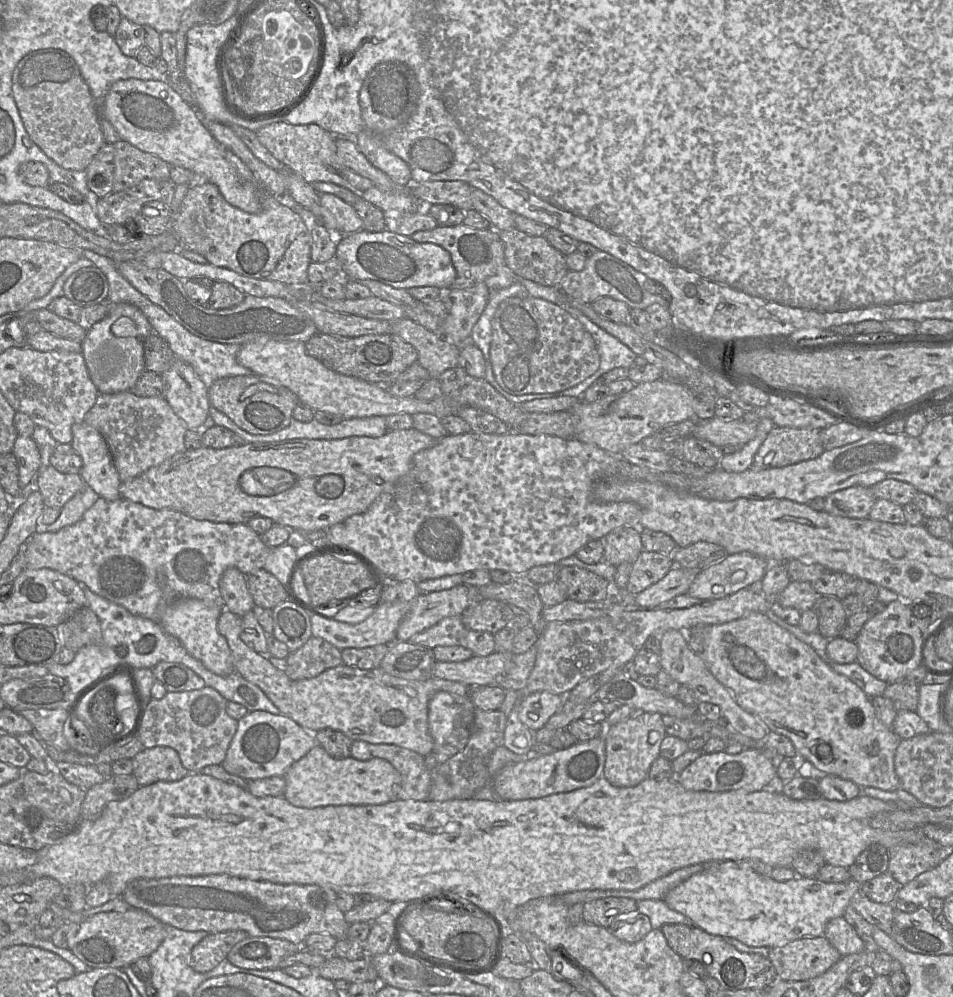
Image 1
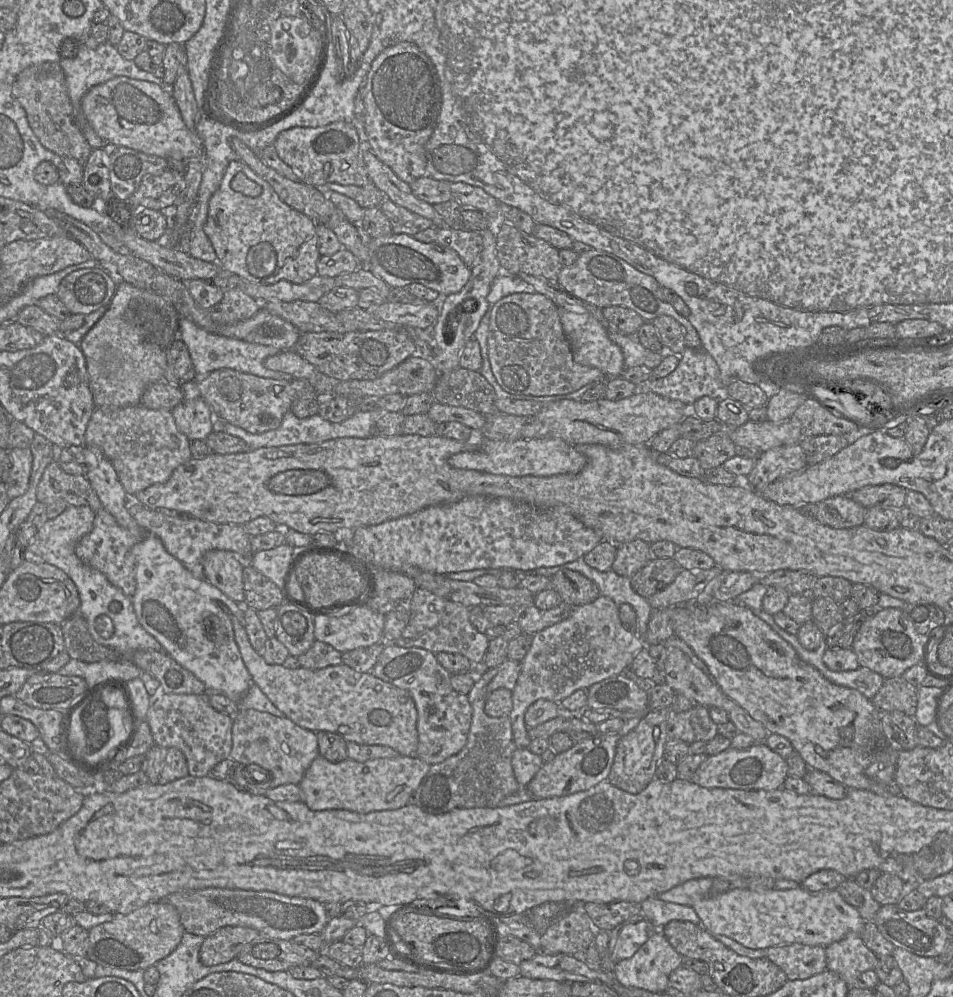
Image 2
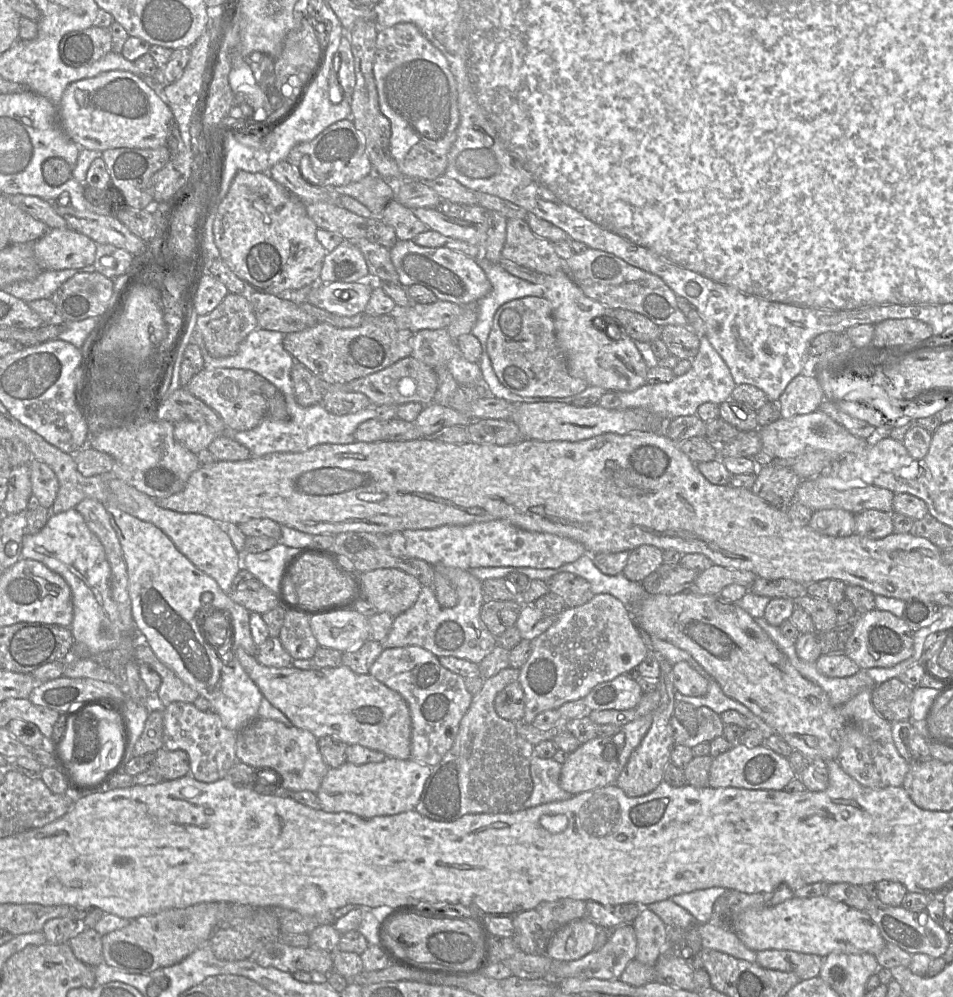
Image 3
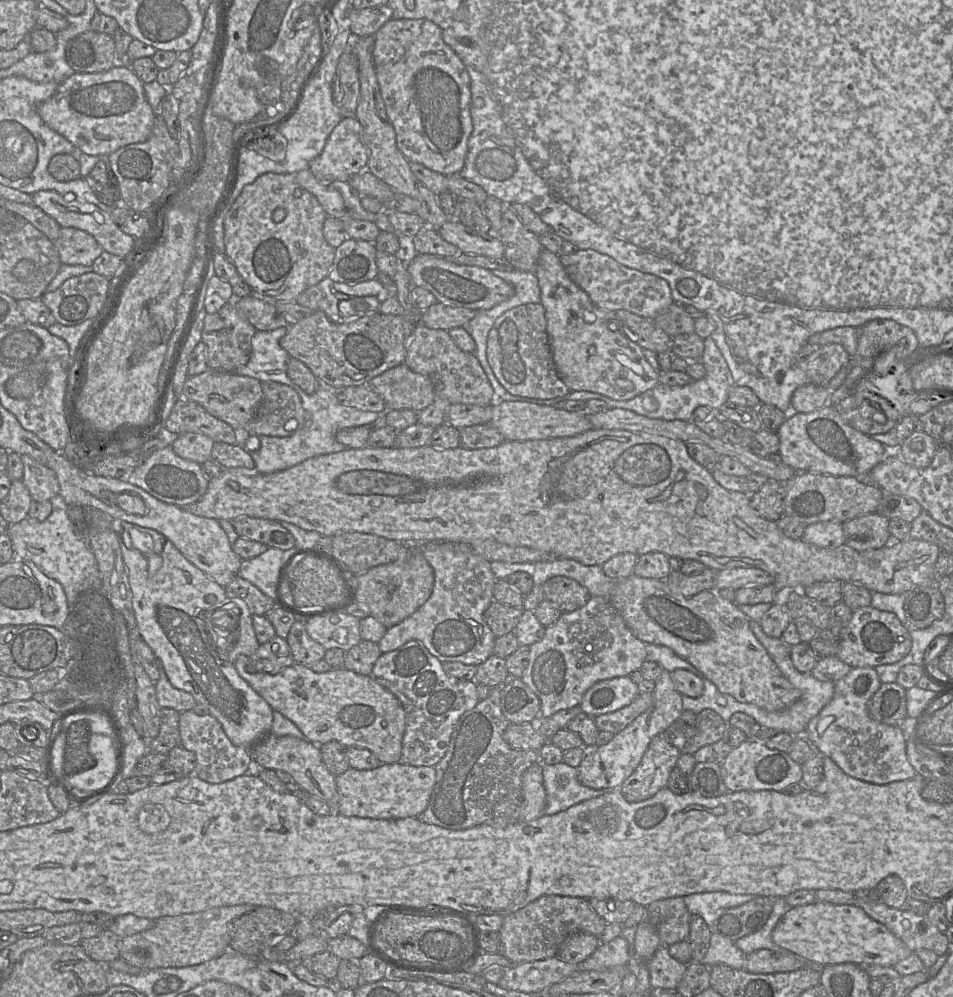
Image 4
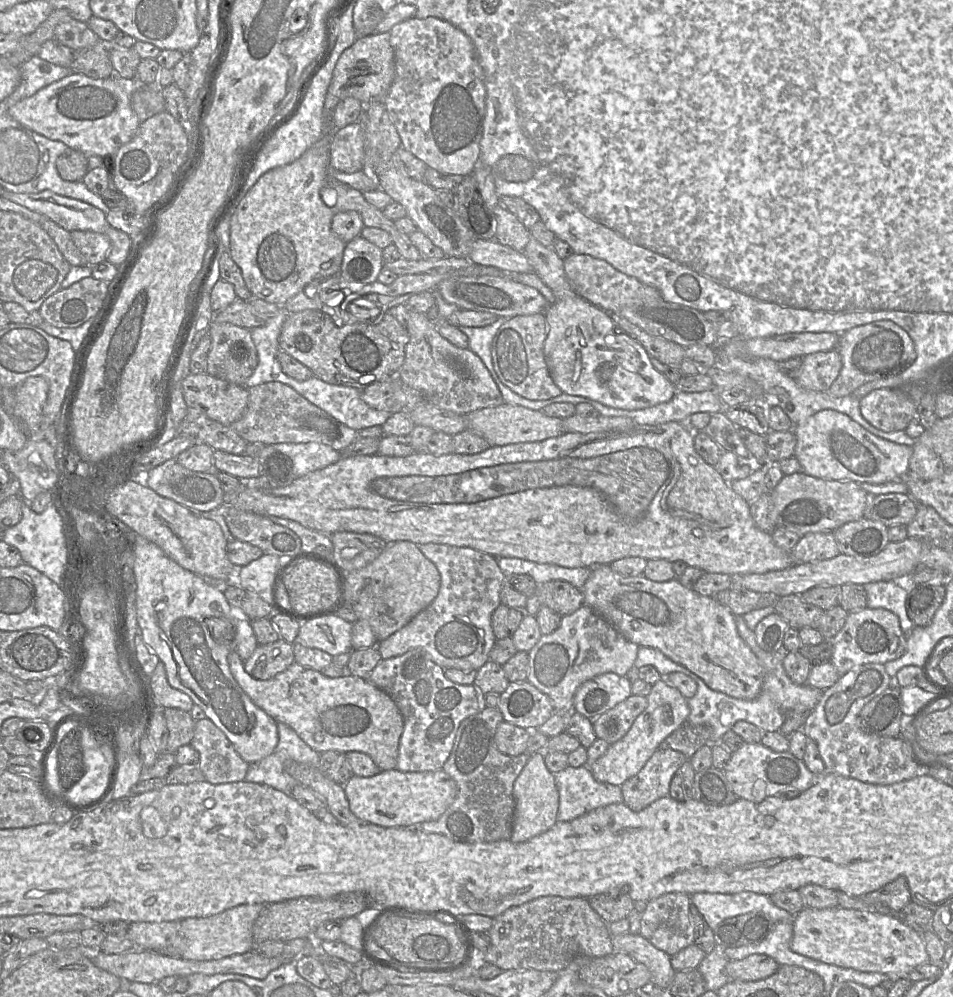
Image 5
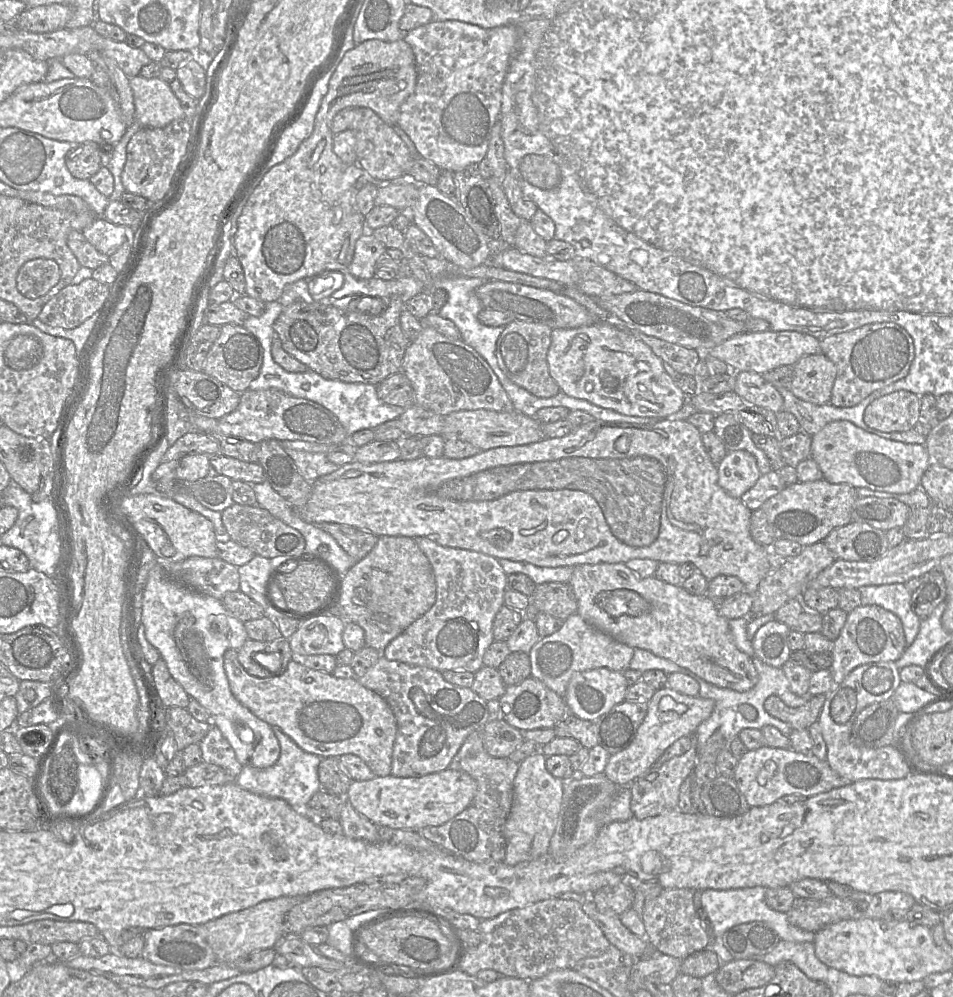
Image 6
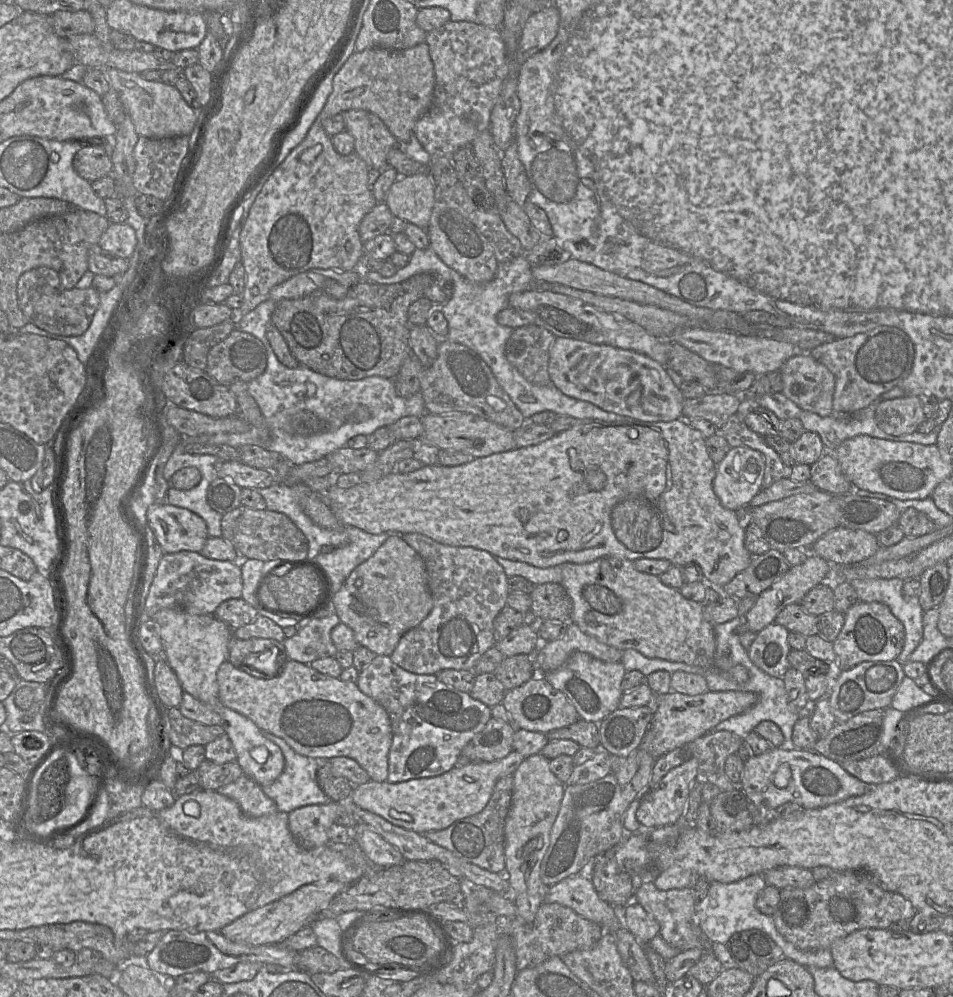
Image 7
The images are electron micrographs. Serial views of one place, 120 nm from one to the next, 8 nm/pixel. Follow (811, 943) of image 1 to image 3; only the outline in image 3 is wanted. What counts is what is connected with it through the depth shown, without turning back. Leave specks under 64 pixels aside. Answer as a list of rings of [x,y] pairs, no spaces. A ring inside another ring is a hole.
[[[768,949],[757,952],[756,963],[766,969],[791,972],[800,980],[819,976],[823,958],[791,950]]]

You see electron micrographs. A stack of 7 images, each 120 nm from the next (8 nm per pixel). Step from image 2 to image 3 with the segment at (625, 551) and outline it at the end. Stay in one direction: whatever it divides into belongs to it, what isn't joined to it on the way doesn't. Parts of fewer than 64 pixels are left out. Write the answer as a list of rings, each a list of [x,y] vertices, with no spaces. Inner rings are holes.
[[[639,546],[630,551],[622,574],[631,581],[641,583],[664,563],[662,554],[663,550],[655,546]]]

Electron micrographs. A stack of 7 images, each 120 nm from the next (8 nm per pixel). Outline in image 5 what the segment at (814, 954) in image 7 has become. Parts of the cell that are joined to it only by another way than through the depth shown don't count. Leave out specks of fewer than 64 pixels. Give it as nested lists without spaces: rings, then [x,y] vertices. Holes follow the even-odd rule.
[[[699,892],[690,895],[705,921],[714,930],[723,920],[749,912],[763,912],[773,922],[792,921],[794,916],[776,906],[770,896],[754,892],[736,894]]]

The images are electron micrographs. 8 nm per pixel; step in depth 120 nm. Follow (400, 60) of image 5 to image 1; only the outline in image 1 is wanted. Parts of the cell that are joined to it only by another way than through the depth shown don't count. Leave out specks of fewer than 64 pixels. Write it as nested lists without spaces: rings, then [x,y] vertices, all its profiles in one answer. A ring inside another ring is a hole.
[[[398,61],[376,65],[368,73],[360,90],[359,104],[365,128],[353,139],[371,164],[386,173],[399,188],[411,188],[411,171],[404,160],[386,148],[384,136],[407,122],[416,110],[418,98],[417,78],[405,64]]]

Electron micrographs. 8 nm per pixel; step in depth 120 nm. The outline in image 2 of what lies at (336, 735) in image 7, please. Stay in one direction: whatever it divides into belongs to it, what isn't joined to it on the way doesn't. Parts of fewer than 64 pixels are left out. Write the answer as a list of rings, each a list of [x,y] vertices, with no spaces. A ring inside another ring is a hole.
[[[234,618],[233,629],[235,641],[253,682],[295,724],[315,733],[319,731],[337,733],[347,743],[388,746],[396,750],[401,756],[417,757],[418,714],[413,698],[408,691],[377,678],[372,672],[361,673],[344,664],[318,670],[303,667],[287,669],[283,665],[269,664],[262,654],[252,647],[243,621]]]

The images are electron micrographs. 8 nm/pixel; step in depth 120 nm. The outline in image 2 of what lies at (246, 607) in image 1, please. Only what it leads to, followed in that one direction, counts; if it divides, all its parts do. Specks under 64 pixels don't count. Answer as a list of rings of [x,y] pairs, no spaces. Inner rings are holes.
[[[214,549],[202,558],[204,577],[238,604],[245,603],[243,561],[228,550]]]

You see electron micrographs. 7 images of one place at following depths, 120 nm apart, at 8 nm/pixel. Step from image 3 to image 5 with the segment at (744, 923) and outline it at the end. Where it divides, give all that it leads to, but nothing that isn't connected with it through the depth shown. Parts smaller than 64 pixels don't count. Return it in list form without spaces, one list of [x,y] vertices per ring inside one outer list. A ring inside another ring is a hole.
[[[803,908],[793,918],[790,947],[800,955],[861,972],[879,972],[905,978],[915,967],[929,963],[923,933],[898,915],[872,910]]]

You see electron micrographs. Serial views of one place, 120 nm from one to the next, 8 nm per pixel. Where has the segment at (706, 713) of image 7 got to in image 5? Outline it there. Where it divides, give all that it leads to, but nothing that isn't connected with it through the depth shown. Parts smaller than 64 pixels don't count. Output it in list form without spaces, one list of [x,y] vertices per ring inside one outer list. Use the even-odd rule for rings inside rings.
[[[667,677],[654,683],[646,697],[647,707],[638,715],[629,731],[620,740],[610,744],[606,752],[590,766],[597,781],[622,785],[642,769],[669,734],[687,721],[690,712],[688,700],[667,681]]]

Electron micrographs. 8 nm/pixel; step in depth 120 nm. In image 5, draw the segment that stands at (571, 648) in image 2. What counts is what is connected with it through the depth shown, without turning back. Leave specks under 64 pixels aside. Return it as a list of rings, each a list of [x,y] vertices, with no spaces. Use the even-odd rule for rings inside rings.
[[[583,604],[574,613],[562,616],[560,626],[552,633],[542,635],[535,646],[527,652],[529,670],[526,680],[550,698],[555,712],[571,713],[575,692],[583,682],[607,672],[625,676],[634,665],[638,650],[637,644],[626,639],[607,620]]]

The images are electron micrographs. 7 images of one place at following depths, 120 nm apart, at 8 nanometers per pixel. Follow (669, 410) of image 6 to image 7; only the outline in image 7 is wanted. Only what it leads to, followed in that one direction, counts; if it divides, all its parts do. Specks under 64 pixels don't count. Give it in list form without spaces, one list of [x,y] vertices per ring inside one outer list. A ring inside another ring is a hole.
[[[556,337],[550,349],[549,376],[551,382],[565,395],[590,402],[607,412],[646,422],[670,422],[683,419],[682,409],[685,398],[668,375],[666,367],[632,350]]]

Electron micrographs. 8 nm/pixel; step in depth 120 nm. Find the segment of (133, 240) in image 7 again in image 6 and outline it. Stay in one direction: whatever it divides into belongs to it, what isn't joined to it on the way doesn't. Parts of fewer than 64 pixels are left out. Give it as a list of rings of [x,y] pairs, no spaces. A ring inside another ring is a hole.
[[[97,217],[90,226],[83,229],[82,234],[97,251],[110,257],[129,239],[130,231],[129,227]]]

